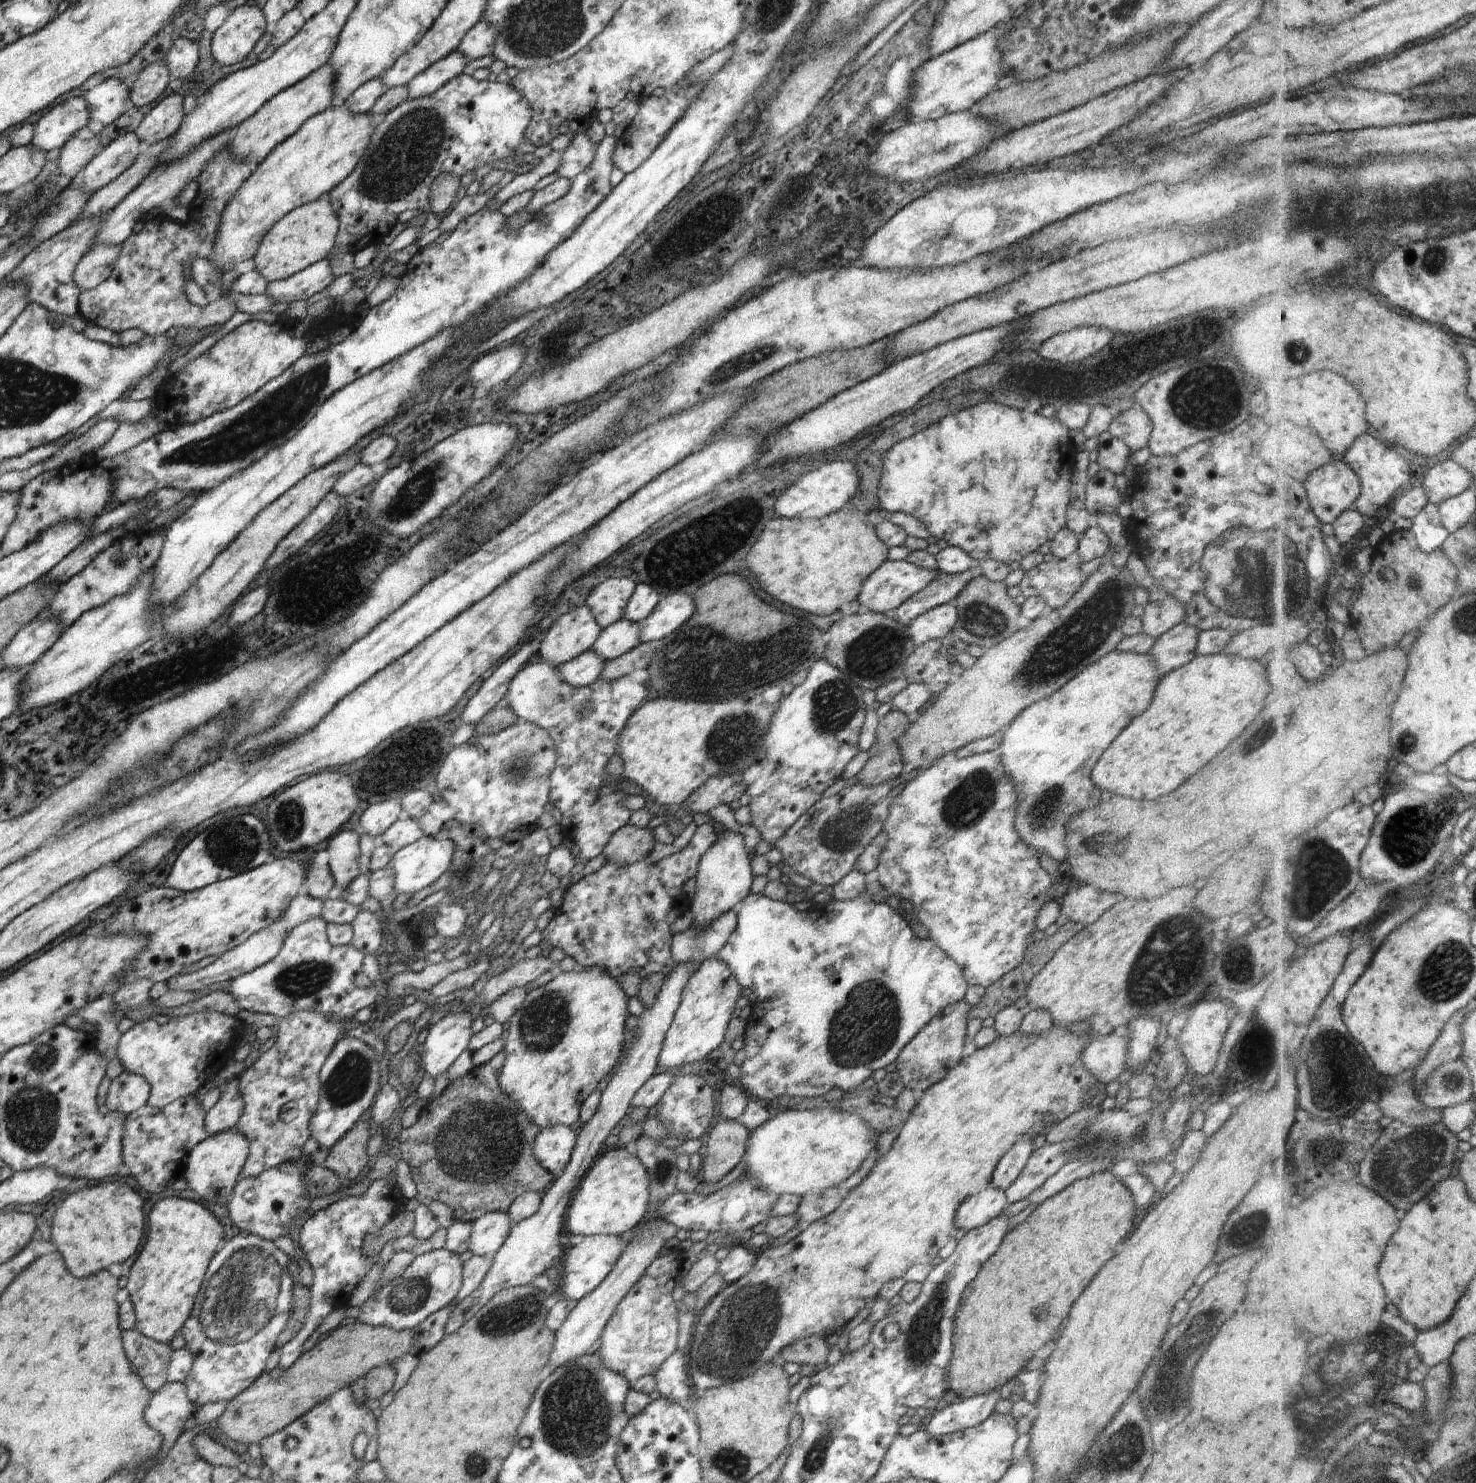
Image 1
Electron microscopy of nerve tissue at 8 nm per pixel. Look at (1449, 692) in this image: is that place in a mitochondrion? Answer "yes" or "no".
no

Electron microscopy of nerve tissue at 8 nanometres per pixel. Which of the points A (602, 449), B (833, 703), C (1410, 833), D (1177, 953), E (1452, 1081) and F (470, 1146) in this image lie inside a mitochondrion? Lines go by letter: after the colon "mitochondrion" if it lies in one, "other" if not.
A: other
B: mitochondrion
C: mitochondrion
D: mitochondrion
E: mitochondrion
F: mitochondrion

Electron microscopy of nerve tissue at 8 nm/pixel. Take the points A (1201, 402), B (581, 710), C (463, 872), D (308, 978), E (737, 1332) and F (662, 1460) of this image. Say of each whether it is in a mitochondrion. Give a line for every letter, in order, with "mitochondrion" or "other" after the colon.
A: mitochondrion
B: mitochondrion
C: mitochondrion
D: mitochondrion
E: mitochondrion
F: other

